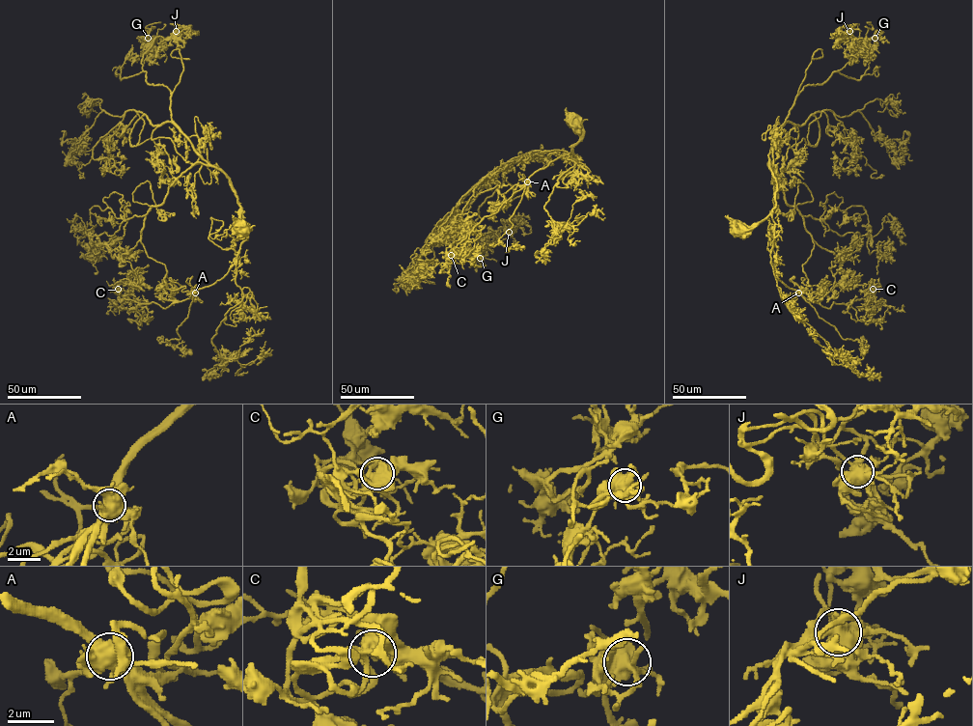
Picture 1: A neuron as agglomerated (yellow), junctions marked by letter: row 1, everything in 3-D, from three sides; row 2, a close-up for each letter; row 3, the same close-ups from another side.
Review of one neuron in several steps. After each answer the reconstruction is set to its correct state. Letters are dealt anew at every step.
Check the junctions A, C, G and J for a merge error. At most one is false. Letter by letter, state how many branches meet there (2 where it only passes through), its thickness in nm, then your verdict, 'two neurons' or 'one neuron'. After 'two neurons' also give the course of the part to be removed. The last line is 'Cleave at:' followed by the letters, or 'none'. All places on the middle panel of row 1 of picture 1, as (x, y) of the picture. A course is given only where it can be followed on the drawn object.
A: branches 5; calibre 700 nm; one neuron
C: branches 6; calibre 480 nm; one neuron
G: branches 6; calibre 550 nm; one neuron
J: branches 6; calibre 500 nm; one neuron
Cleave at: none

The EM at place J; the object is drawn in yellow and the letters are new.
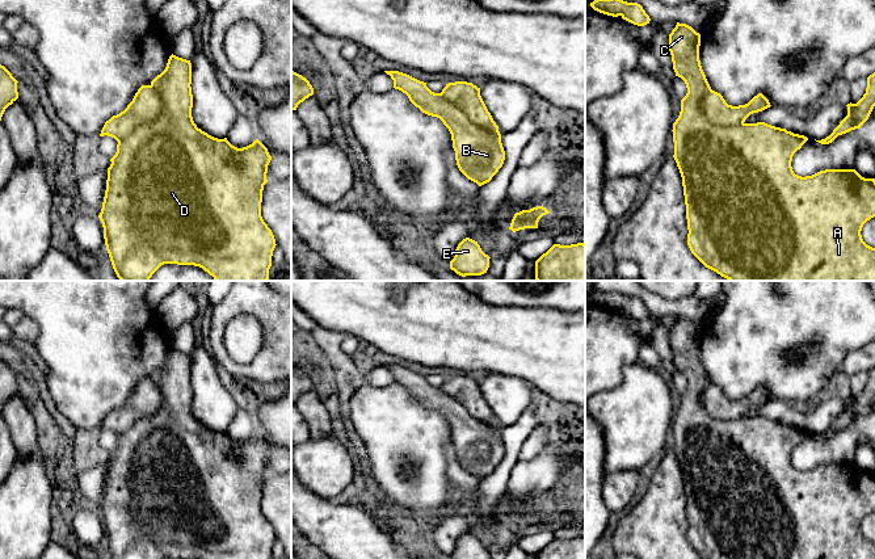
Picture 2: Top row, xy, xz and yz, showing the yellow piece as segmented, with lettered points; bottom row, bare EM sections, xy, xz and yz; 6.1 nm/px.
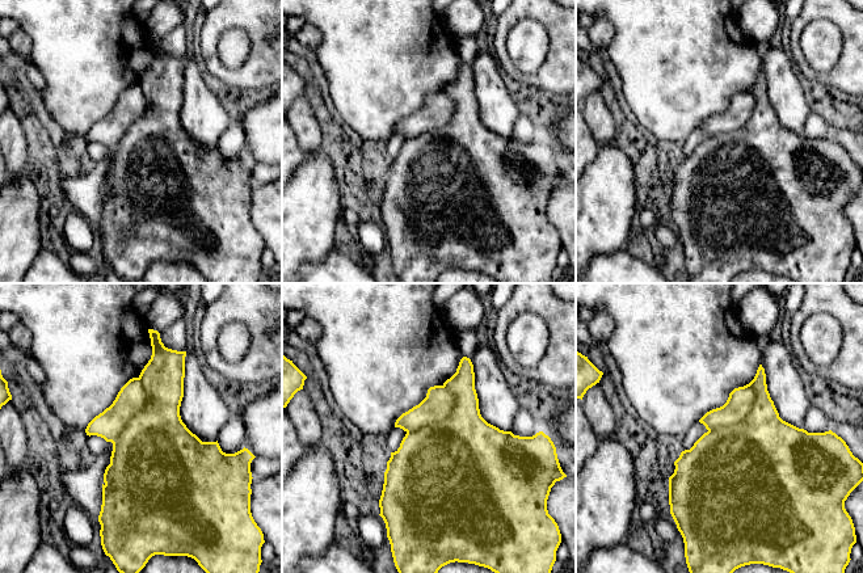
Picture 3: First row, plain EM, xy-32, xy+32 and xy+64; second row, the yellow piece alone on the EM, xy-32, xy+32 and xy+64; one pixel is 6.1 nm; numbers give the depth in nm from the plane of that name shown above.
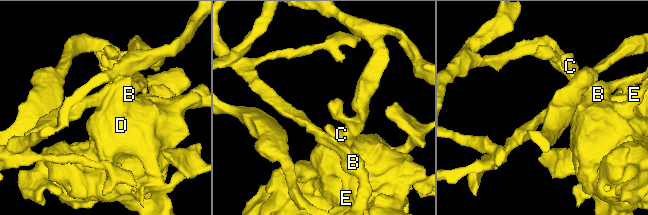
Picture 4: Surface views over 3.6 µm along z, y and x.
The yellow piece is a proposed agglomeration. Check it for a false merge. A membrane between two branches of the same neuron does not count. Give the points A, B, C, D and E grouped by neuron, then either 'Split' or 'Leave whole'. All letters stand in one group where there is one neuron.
Groups: A B C D E. Leave whole

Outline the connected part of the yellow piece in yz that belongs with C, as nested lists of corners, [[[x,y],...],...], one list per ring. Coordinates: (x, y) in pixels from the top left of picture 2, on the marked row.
[[[677,22],[669,34],[669,51],[676,76],[685,81],[687,93],[681,100],[681,112],[673,123],[673,157],[682,177],[689,230],[687,245],[691,253],[706,268],[728,281],[875,281],[875,248],[867,245],[861,235],[863,224],[875,217],[875,178],[865,178],[855,169],[825,169],[805,177],[795,175],[791,167],[792,156],[808,138],[765,122],[746,123],[745,119],[750,114],[771,106],[769,100],[762,93],[758,93],[745,105],[728,105],[720,93],[711,89],[706,79],[699,60],[699,46],[701,34],[691,26]]]

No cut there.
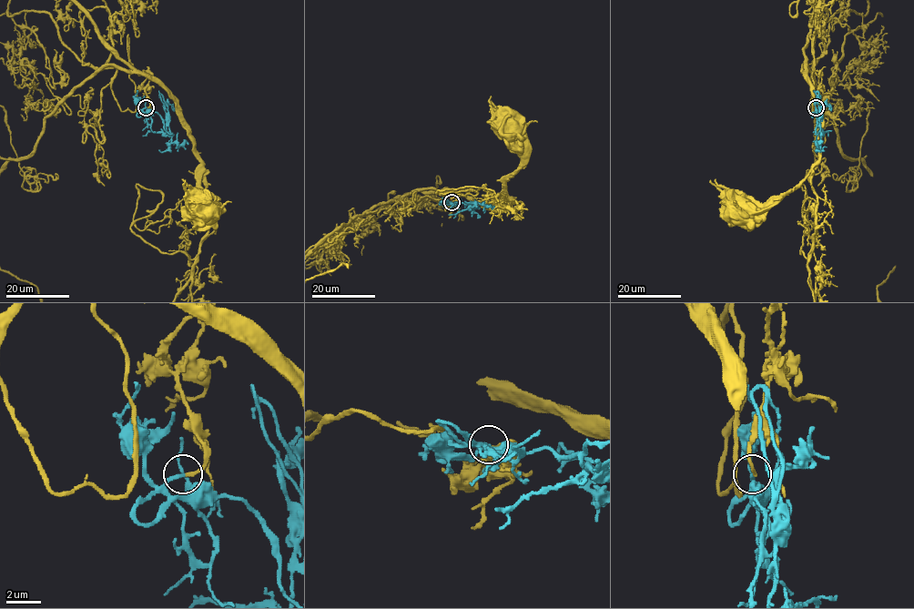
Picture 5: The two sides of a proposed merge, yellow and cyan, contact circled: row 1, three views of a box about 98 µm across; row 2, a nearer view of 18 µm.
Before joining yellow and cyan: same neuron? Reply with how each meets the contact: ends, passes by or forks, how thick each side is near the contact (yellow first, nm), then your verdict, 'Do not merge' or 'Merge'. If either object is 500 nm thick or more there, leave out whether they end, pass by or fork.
At the ring yellow ends. At the ring cyan ends. Thickness 170 nm (yellow) against 220 nm. Merge

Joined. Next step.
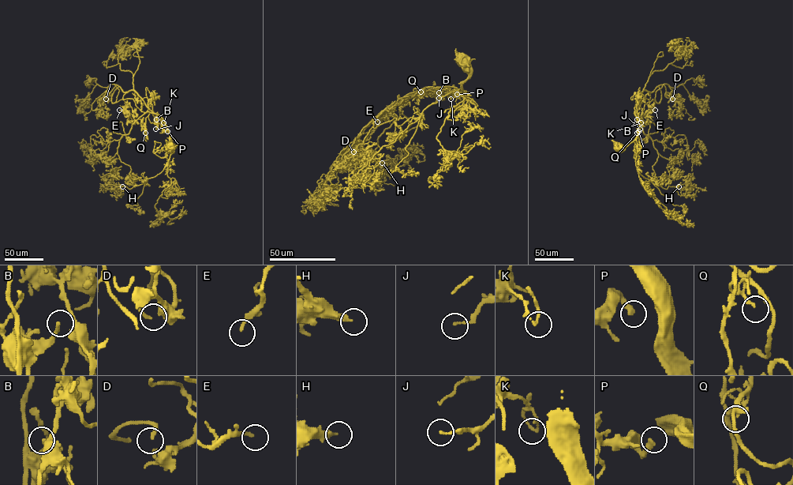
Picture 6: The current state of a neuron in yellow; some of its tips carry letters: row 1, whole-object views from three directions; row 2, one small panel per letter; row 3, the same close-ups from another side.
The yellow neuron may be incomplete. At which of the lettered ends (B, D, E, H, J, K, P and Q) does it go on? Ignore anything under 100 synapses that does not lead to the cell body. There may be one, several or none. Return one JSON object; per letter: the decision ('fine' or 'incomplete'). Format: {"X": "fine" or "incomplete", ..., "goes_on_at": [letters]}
{"B": "fine", "D": "incomplete", "E": "incomplete", "H": "incomplete", "J": "fine", "K": "fine", "P": "fine", "Q": "incomplete", "goes_on_at": ["D", "E", "H", "Q"]}

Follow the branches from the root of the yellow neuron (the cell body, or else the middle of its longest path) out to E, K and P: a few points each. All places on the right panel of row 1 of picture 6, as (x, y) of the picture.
E: (618, 148), (630, 143), (637, 135), (638, 120), (634, 112), (640, 120), (642, 114), (655, 110)
K: (618, 148), (637, 135), (634, 107), (646, 90), (650, 99), (641, 100), (637, 129), (641, 122)
P: (618, 148), (637, 135), (634, 107), (646, 90), (650, 99), (642, 99), (636, 112), (638, 131)

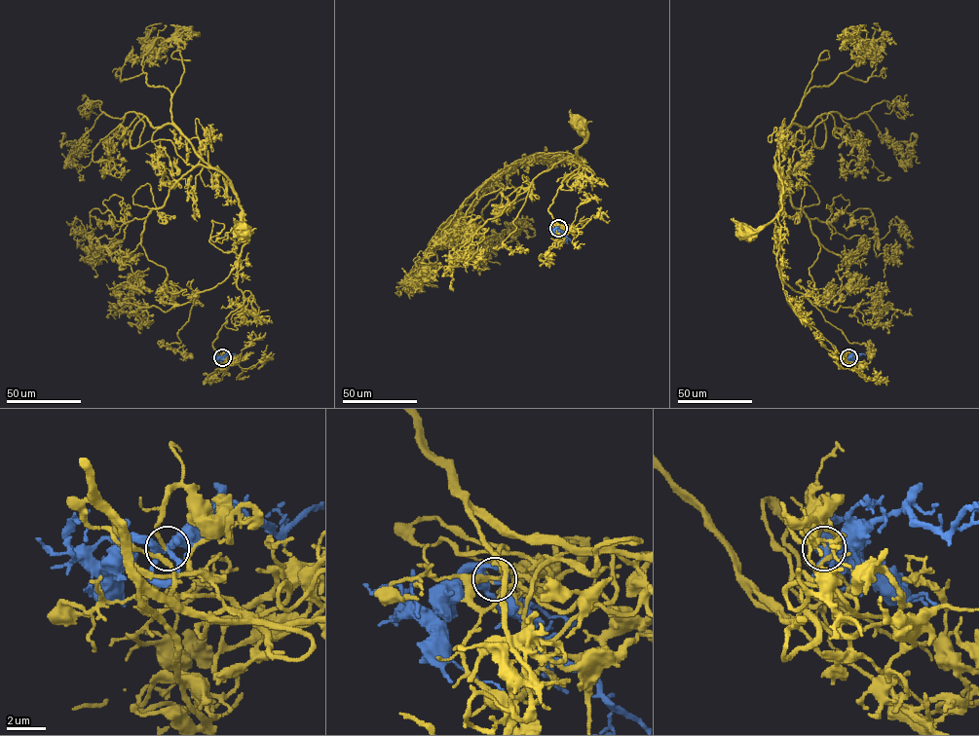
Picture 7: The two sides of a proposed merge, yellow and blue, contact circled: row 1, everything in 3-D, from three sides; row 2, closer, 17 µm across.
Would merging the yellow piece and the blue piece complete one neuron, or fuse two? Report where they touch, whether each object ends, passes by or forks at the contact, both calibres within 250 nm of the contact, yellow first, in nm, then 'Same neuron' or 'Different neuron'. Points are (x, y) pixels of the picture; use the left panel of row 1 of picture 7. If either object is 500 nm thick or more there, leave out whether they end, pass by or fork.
Place: (222, 357). At the ring yellow passes by. At the ring blue ends. Thickness 120 nm (yellow) against 260 nm. Same neuron

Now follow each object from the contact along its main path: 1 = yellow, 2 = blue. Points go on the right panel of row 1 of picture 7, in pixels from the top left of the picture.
1: (848, 356), (848, 352), (846, 362), (788, 304), (776, 266), (778, 219), (744, 234)
2: (848, 357), (865, 354)

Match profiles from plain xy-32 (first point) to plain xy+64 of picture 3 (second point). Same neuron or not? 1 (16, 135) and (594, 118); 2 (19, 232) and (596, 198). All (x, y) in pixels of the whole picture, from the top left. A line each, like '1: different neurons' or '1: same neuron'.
1: same neuron
2: same neuron

